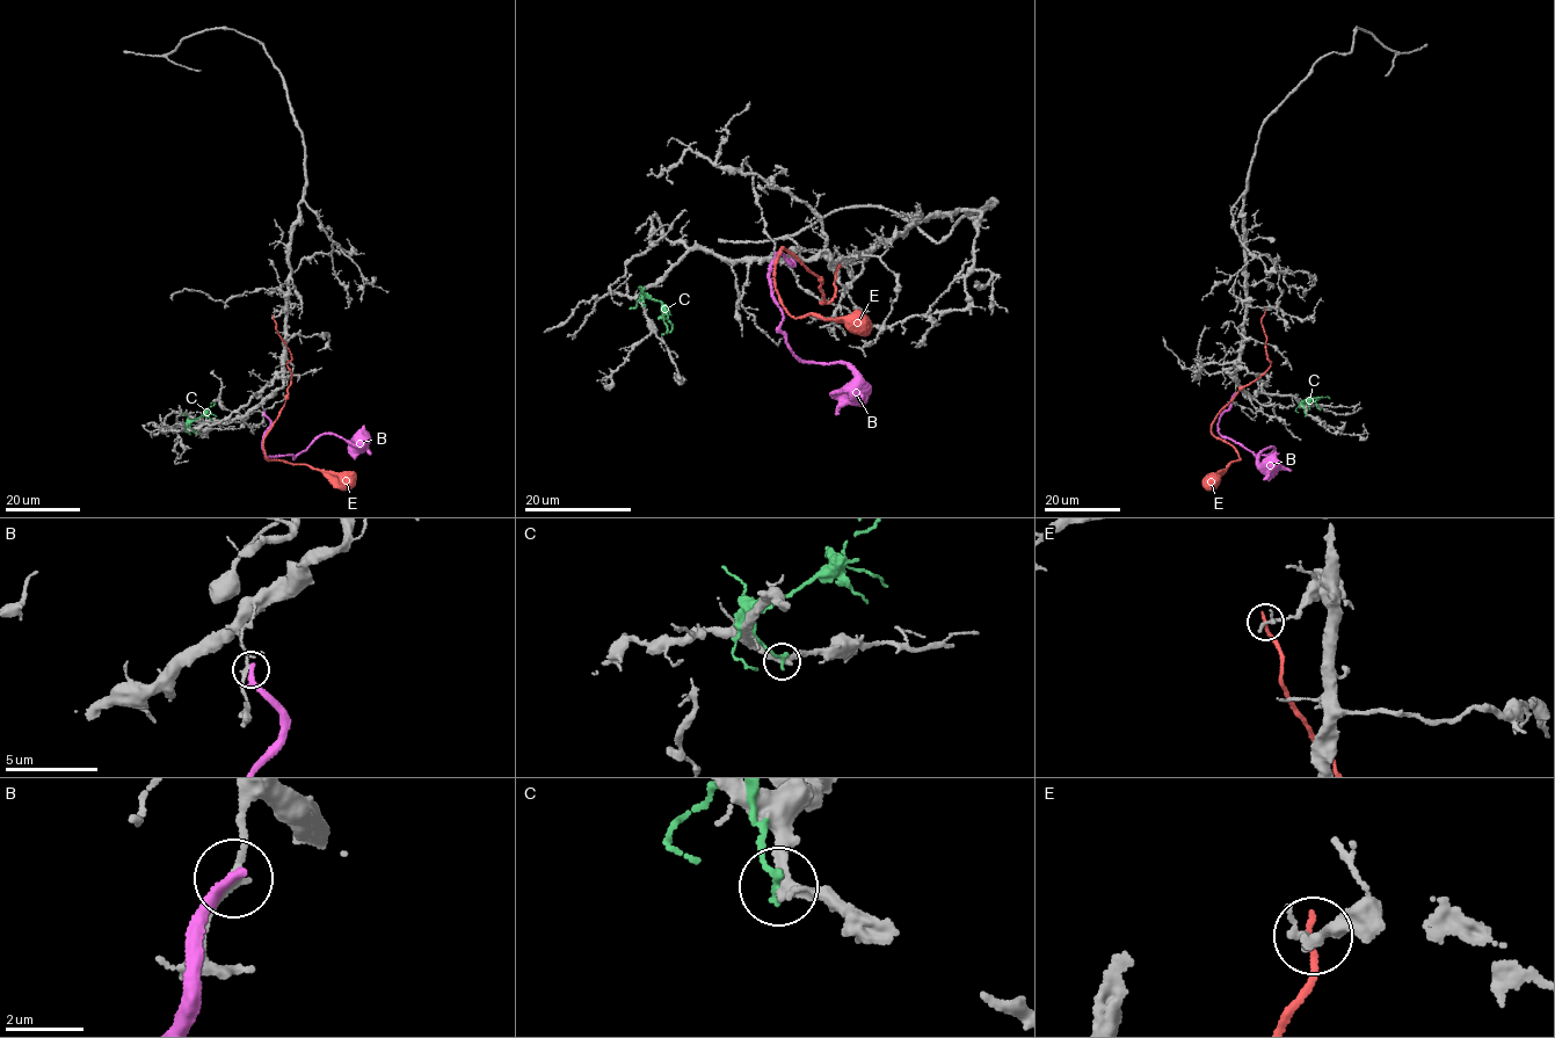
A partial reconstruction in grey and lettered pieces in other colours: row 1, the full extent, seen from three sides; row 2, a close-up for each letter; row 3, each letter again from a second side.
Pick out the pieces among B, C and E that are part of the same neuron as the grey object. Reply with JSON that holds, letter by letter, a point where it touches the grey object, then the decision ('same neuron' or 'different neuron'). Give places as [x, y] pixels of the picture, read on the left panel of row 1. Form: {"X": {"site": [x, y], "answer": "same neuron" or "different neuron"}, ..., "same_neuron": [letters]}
{"B": {"site": [264, 412], "answer": "different neuron"}, "C": {"site": [195, 432], "answer": "different neuron"}, "E": {"site": [273, 317], "answer": "different neuron"}, "same_neuron": []}

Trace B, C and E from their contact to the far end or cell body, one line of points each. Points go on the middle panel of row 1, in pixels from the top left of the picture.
B: (789, 261), (775, 255), (770, 275), (785, 342), (806, 361), (848, 363), (856, 377), (836, 415)
C: (642, 305), (644, 294), (661, 303), (663, 317), (673, 325), (670, 331), (661, 335)
E: (840, 263), (835, 295), (821, 304), (819, 276), (783, 248), (776, 261), (776, 291), (792, 316), (865, 324)

